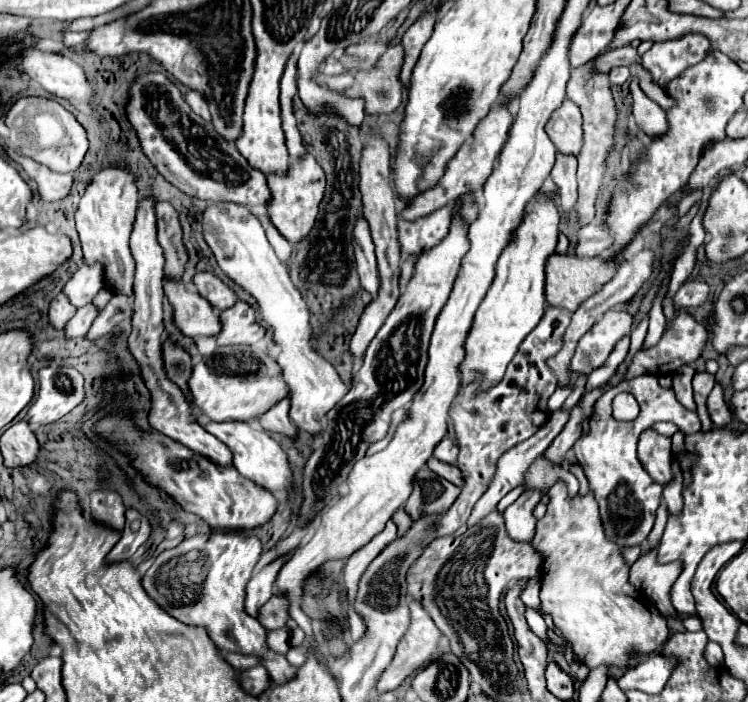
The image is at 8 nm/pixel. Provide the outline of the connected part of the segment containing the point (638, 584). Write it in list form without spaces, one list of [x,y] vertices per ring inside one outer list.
[[[652,549],[640,555],[640,559],[630,567],[630,583],[644,593],[664,617],[672,617],[676,611],[670,603],[670,585],[674,585],[681,572],[681,561],[660,564],[656,561],[656,551]]]

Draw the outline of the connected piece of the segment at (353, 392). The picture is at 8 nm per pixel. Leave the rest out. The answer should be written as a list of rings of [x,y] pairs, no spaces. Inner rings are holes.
[[[456,205],[448,235],[432,249],[420,253],[406,291],[368,345],[362,367],[352,377],[350,391],[324,417],[322,435],[304,465],[302,505],[298,513],[300,525],[312,523],[338,499],[340,485],[348,479],[354,463],[366,455],[368,445],[384,439],[392,411],[410,405],[414,393],[422,387],[422,373],[428,361],[428,341],[436,319],[450,297],[468,249],[468,223],[462,219],[460,207]]]

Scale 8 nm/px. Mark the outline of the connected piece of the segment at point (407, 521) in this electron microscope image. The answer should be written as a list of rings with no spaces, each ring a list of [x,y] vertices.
[[[400,507],[400,509],[392,515],[392,521],[398,525],[398,533],[402,533],[402,535],[412,527],[412,519],[410,519],[410,515],[406,515],[404,507]]]

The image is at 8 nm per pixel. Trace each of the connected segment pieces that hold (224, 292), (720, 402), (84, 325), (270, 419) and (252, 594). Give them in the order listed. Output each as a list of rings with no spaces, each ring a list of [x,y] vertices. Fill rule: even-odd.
[[[206,271],[196,273],[192,281],[194,281],[198,293],[200,293],[206,301],[210,301],[212,307],[216,307],[216,309],[220,309],[220,311],[230,309],[230,307],[238,301],[236,293],[234,293],[226,283],[222,283],[214,273],[206,273]]]
[[[716,383],[716,387],[712,389],[712,393],[708,395],[708,411],[710,411],[710,417],[714,421],[716,427],[726,427],[730,425],[732,421],[732,413],[724,401],[724,389],[720,383]]]
[[[86,305],[82,309],[76,311],[76,315],[68,321],[68,325],[64,327],[64,333],[68,339],[74,339],[74,337],[84,337],[92,325],[92,321],[96,319],[98,311],[94,311],[94,305]]]
[[[288,399],[280,401],[278,405],[270,407],[270,411],[266,411],[264,415],[260,415],[260,425],[268,431],[276,431],[276,433],[284,433],[294,437],[296,435],[296,427],[290,423],[288,417]]]
[[[272,561],[262,571],[252,575],[248,589],[246,589],[246,613],[252,617],[258,617],[260,607],[274,595],[274,577],[278,575],[278,567],[282,567],[282,561]]]

